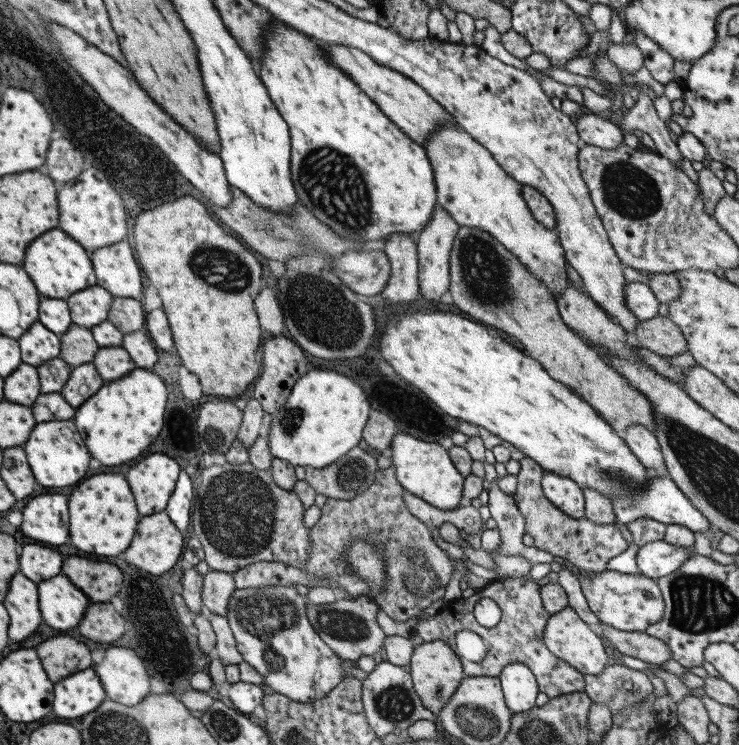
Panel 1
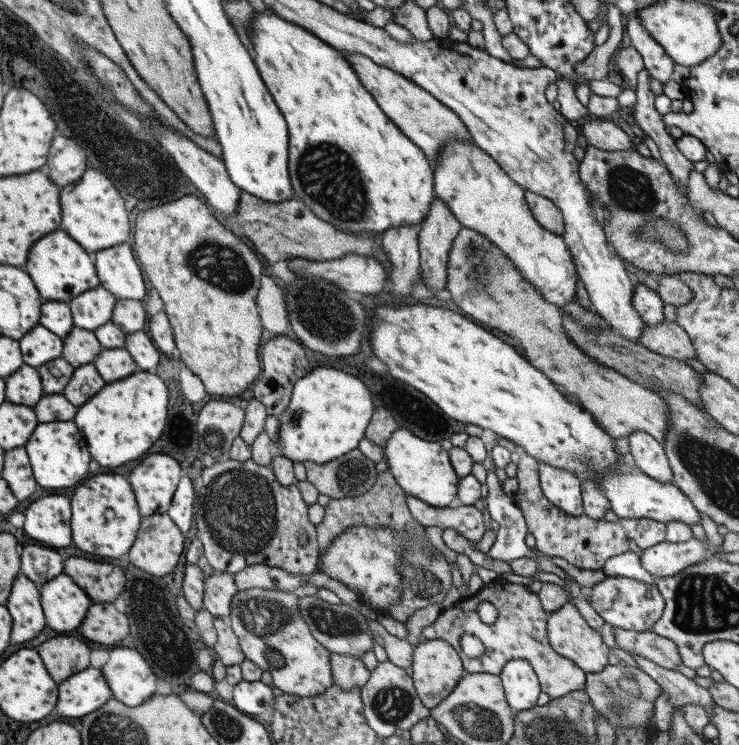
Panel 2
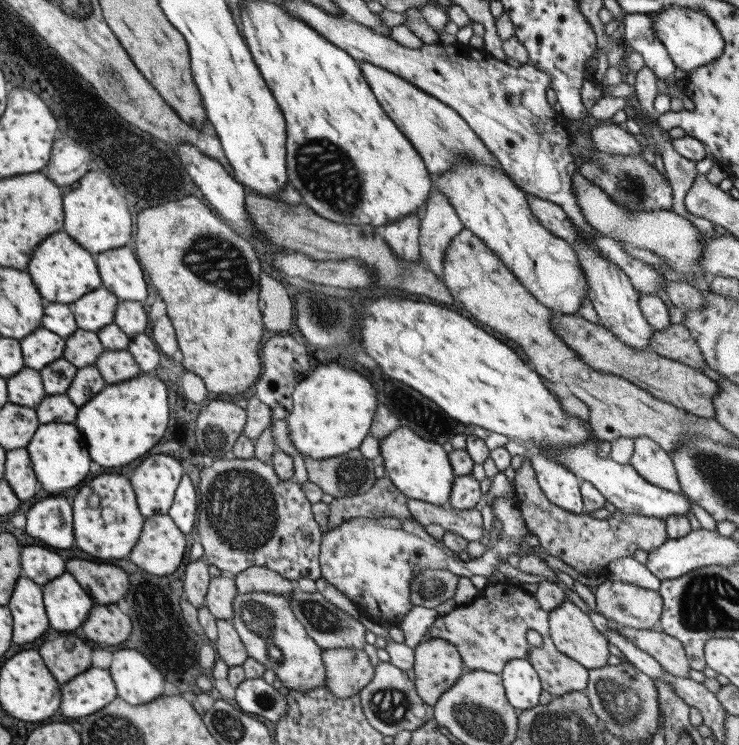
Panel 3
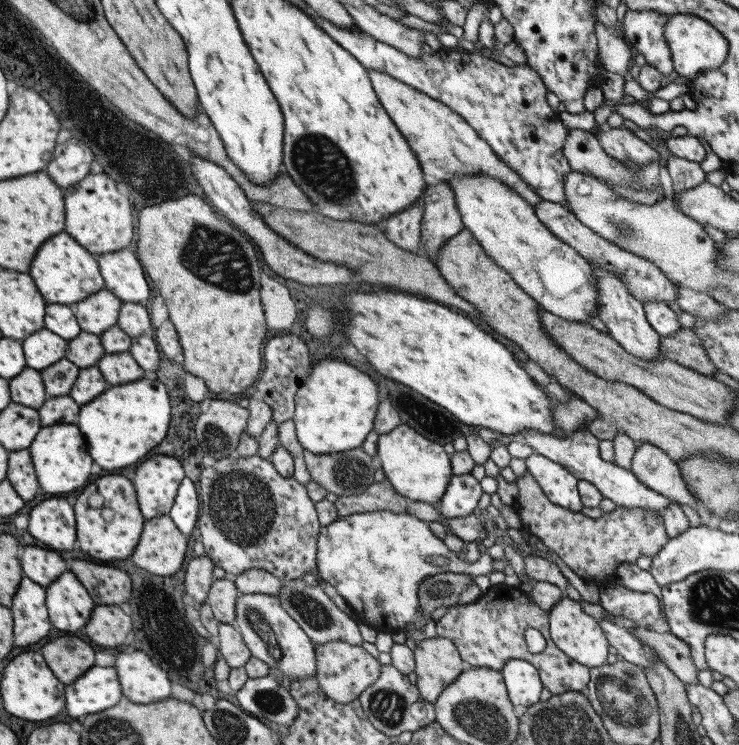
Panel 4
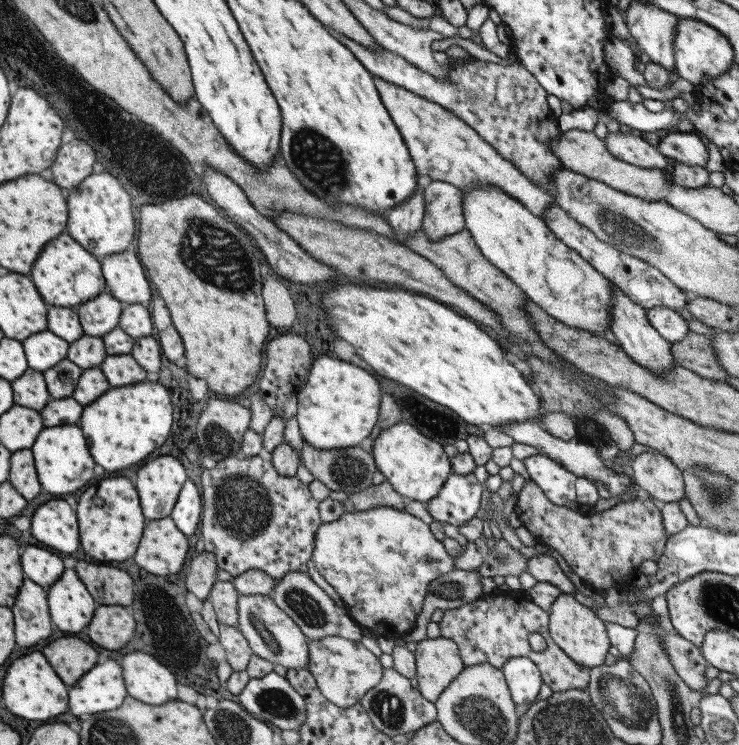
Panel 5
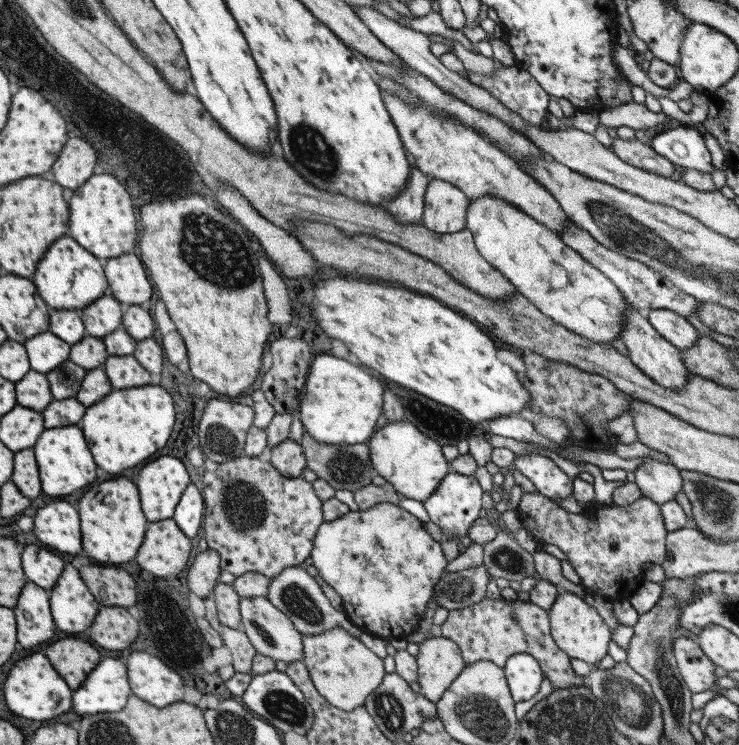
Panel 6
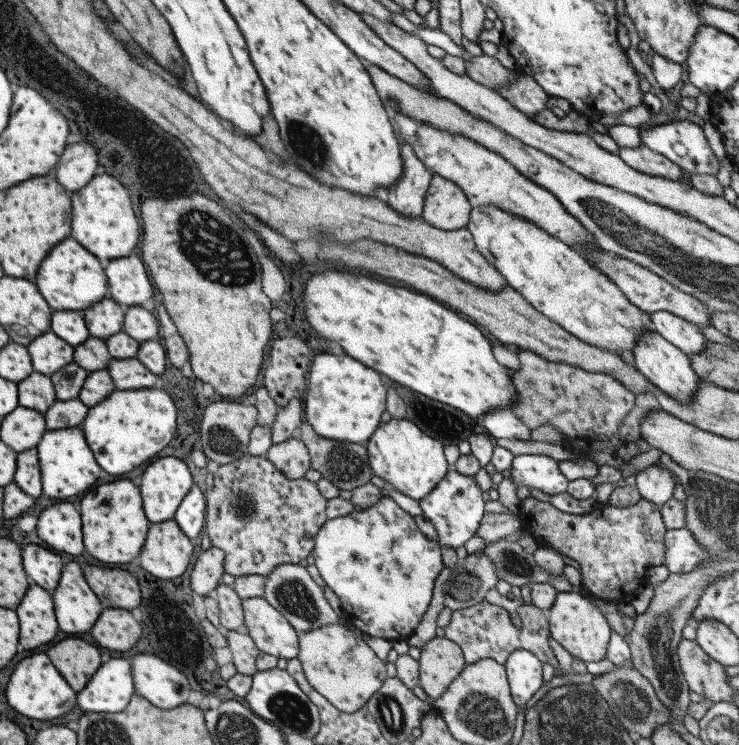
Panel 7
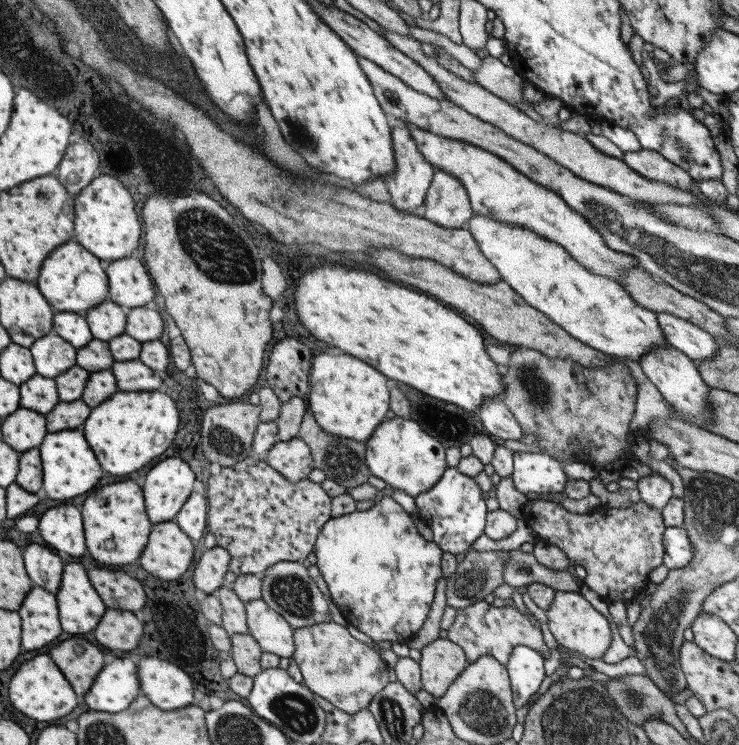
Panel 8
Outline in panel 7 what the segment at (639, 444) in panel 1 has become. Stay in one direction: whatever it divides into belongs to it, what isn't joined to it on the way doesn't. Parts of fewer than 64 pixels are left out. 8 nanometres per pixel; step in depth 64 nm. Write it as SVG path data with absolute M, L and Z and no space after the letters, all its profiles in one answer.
M657 465L648 466L645 470L638 472L636 489L642 499L661 506L673 498L677 474Z

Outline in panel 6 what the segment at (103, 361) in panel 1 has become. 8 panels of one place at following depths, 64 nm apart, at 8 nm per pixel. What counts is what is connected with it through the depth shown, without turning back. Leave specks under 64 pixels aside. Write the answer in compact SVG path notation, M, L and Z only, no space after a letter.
M134 355L109 356L103 366L114 388L132 388L150 384L150 374Z

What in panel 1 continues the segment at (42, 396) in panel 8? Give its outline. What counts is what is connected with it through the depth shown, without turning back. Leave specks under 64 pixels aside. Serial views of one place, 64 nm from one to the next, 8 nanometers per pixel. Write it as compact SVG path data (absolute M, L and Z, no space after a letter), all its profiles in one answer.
M20 363L20 366L4 379L3 393L6 401L31 407L41 393L37 367Z

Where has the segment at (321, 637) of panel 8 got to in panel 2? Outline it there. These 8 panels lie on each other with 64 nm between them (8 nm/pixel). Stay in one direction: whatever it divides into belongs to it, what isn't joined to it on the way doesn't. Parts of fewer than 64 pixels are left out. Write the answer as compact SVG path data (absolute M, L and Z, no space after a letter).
M330 654L330 665L332 665L332 681L334 685L340 685L344 691L366 684L370 678L368 670L360 657L350 654Z

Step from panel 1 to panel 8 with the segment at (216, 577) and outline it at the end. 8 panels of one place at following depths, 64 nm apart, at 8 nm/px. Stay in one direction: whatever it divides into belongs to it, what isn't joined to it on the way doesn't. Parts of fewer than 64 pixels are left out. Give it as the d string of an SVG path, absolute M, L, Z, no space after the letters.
M223 584L220 589L215 591L215 594L222 605L222 628L230 636L249 632L245 603L231 590L230 586Z

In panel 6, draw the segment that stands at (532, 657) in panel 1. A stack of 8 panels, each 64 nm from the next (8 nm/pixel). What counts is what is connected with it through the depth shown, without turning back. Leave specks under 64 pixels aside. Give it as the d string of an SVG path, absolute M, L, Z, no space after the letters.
M510 594L509 601L512 602L485 597L477 604L449 610L446 621L441 625L442 636L459 646L466 665L488 660L503 667L512 654L530 654L536 658L543 676L550 680L554 689L586 685L586 677L576 675L570 665L571 657L554 642L548 611L534 603L515 602L515 596Z

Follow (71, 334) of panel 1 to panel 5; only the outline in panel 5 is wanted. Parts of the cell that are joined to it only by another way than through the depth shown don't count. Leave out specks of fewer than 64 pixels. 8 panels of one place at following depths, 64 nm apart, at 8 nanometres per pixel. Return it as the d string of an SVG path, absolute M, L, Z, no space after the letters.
M83 333L78 340L71 342L67 359L80 368L89 369L98 367L106 358L105 344L102 337L95 337Z

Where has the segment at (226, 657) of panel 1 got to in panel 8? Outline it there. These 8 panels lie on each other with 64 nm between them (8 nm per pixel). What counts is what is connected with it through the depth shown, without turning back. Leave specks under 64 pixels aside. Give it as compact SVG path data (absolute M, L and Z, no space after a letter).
M249 632L233 634L231 640L231 654L238 673L254 678L262 671L260 666L262 648Z

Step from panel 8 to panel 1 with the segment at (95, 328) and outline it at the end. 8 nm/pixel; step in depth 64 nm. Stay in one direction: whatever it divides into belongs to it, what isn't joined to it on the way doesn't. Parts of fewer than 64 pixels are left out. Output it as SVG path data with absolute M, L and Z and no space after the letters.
M96 284L72 294L66 301L72 322L92 330L98 323L107 320L113 296Z

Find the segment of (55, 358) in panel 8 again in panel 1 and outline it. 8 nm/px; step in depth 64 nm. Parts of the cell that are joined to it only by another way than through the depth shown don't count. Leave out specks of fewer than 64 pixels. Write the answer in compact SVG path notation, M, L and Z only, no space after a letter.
M39 320L17 340L21 350L22 363L40 366L42 363L60 356L61 340L48 330Z

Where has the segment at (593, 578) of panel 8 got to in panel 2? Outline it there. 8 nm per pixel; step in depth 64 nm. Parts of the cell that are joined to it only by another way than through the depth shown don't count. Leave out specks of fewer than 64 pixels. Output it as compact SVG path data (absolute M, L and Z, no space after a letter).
M521 453L517 465L519 488L514 499L523 512L527 532L536 539L536 548L548 557L564 558L576 568L584 570L603 570L608 559L630 550L630 540L634 540L634 544L642 549L665 540L667 524L650 518L620 518L618 522L606 522L585 515L568 515L544 497L539 485L539 463L534 458Z

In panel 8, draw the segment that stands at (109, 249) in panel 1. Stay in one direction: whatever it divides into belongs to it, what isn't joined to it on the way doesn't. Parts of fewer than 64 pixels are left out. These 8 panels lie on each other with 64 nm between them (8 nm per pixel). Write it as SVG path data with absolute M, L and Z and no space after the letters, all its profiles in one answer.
M128 257L112 261L106 274L112 302L133 309L154 300L154 284L140 260Z

